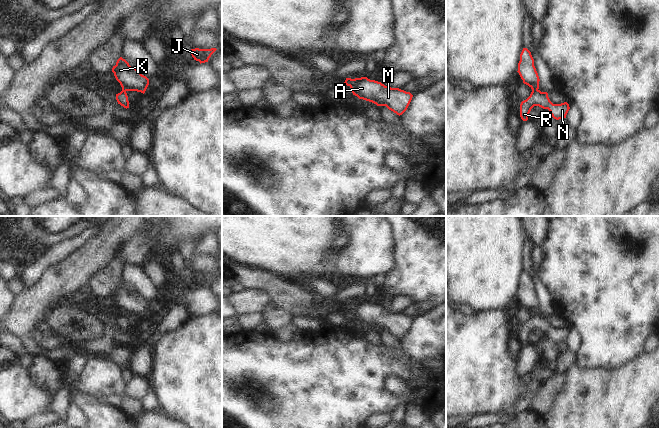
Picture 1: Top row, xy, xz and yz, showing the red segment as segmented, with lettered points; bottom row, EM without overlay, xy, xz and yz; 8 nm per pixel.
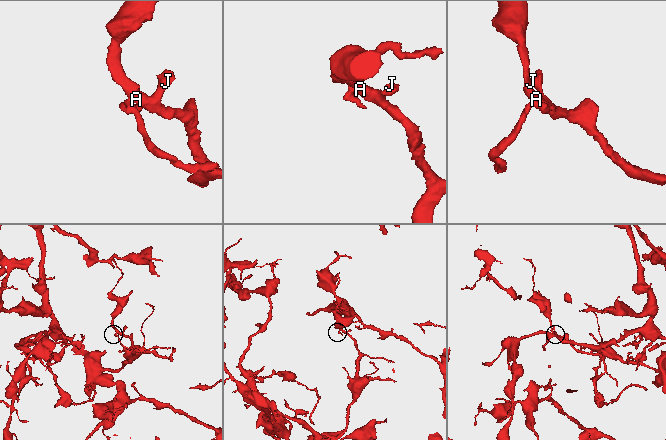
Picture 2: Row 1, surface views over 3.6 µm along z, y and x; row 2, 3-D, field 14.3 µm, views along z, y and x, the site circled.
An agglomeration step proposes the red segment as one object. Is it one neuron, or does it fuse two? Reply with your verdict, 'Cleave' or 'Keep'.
Cleave.

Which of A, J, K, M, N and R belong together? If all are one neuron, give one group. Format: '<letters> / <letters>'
A J K M / N R

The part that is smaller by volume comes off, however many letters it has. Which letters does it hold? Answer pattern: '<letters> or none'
N, R

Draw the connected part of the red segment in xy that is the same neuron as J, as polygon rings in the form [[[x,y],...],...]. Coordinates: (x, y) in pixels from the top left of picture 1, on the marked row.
[[[211,48],[211,49],[191,49],[191,55],[194,58],[194,60],[199,61],[201,63],[208,62],[209,58],[211,55],[216,51],[216,48]]]

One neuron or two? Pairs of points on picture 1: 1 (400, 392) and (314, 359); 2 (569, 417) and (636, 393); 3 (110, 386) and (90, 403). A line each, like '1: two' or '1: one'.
1: two
2: one
3: two

